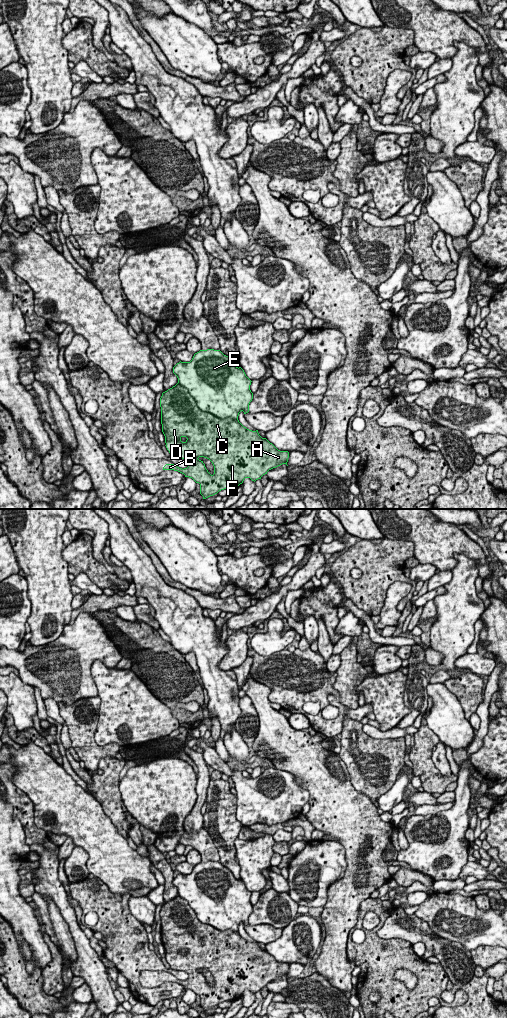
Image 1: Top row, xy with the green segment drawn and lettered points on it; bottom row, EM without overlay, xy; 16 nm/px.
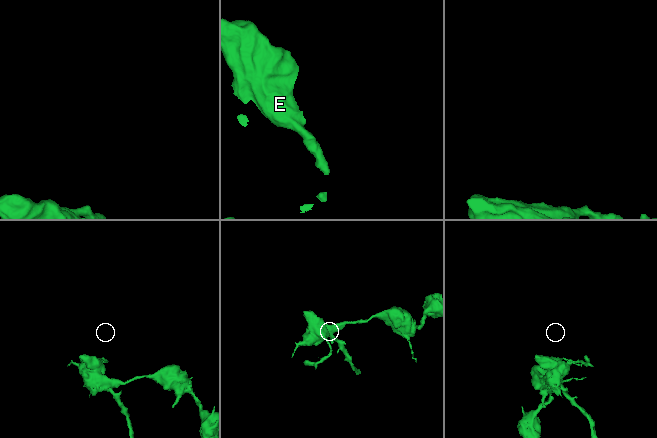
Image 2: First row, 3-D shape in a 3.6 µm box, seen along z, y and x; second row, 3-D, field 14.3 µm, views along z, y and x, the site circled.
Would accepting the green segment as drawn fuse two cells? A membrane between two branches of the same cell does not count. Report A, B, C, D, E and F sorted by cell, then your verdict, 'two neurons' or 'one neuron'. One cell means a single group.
A B C D F / E | two neurons

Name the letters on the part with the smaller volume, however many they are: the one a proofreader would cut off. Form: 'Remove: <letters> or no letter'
Remove: E

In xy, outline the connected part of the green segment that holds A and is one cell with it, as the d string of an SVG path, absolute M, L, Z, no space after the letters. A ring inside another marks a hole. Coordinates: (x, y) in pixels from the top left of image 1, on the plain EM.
M179 894L162 905L160 910L162 944L165 948L166 960L171 969L184 971L189 977L179 980L175 976L166 976L163 982L174 982L192 990L200 996L203 1011L217 1006L224 1001L234 1001L243 995L245 990L252 993L261 989L273 980L286 976L288 963L278 962L266 950L262 950L258 942L252 943L244 939L239 932L220 931L213 926L202 923L188 902ZM199 969L209 971L214 978L211 987Z

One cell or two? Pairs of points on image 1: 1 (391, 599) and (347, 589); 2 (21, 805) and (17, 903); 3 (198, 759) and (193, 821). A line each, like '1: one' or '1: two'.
1: two
2: two
3: one

